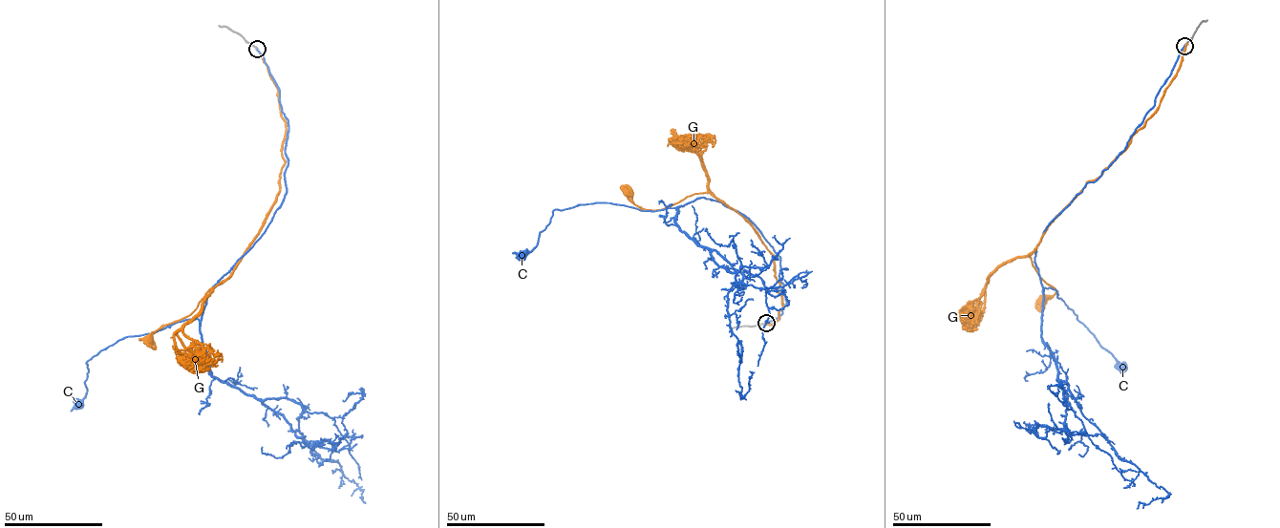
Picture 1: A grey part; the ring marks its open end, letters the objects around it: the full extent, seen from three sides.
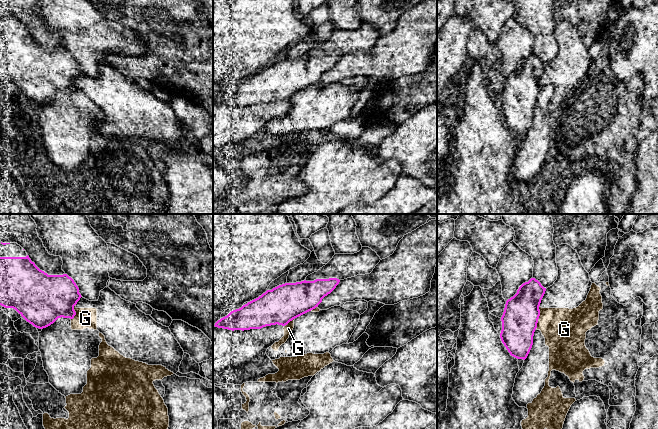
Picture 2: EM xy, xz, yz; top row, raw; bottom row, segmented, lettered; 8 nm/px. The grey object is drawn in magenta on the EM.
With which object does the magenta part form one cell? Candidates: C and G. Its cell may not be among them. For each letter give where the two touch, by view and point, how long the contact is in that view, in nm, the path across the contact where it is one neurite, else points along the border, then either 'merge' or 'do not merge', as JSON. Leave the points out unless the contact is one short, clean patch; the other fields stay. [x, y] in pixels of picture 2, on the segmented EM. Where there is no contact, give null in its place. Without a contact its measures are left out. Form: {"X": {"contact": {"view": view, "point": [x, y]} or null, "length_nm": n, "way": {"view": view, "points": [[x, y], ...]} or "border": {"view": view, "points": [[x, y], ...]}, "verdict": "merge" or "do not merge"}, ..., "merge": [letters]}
{"C": {"contact": null, "verdict": "merge"}, "G": {"contact": {"view": "yz", "point": [538, 317]}, "length_nm": 190, "verdict": "do not merge"}, "merge": ["C"]}

